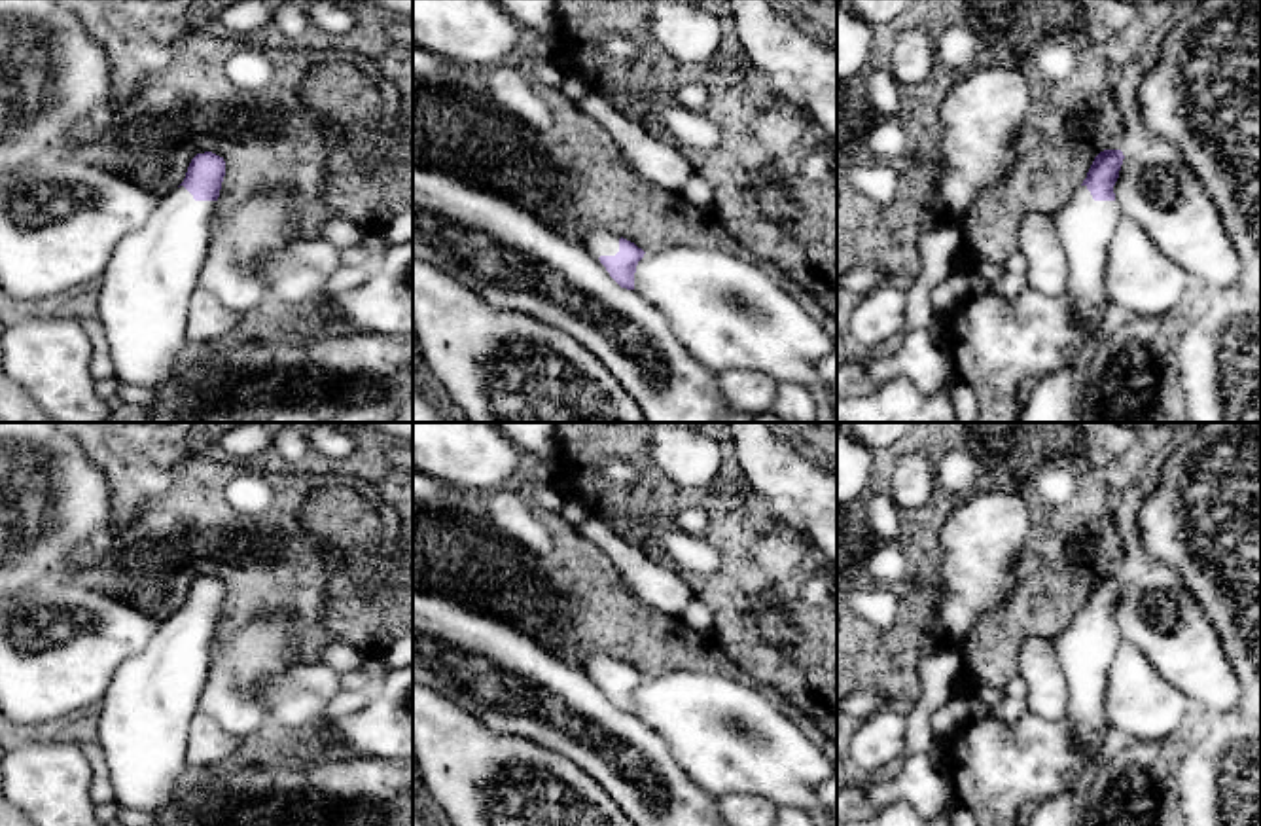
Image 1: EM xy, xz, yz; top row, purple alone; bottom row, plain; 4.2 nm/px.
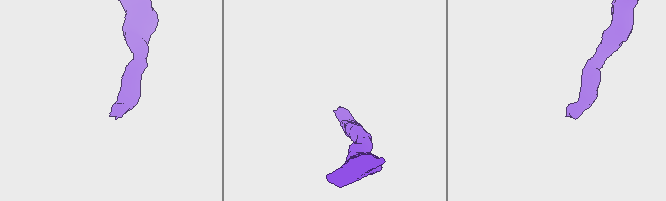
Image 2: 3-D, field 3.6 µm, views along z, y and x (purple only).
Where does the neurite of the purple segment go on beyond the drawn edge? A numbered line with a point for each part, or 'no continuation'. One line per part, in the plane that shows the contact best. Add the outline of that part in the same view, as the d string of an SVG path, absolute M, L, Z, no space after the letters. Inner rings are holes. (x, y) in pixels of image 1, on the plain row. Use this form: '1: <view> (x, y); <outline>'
1: xz (597, 667); M593 654L587 657L583 671L600 688L600 680L615 680L619 676L619 663L621 661L612 655Z

